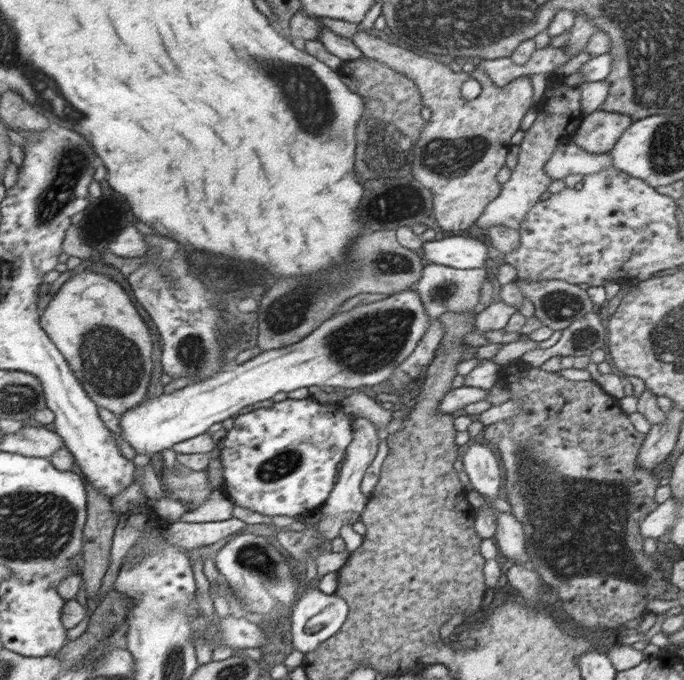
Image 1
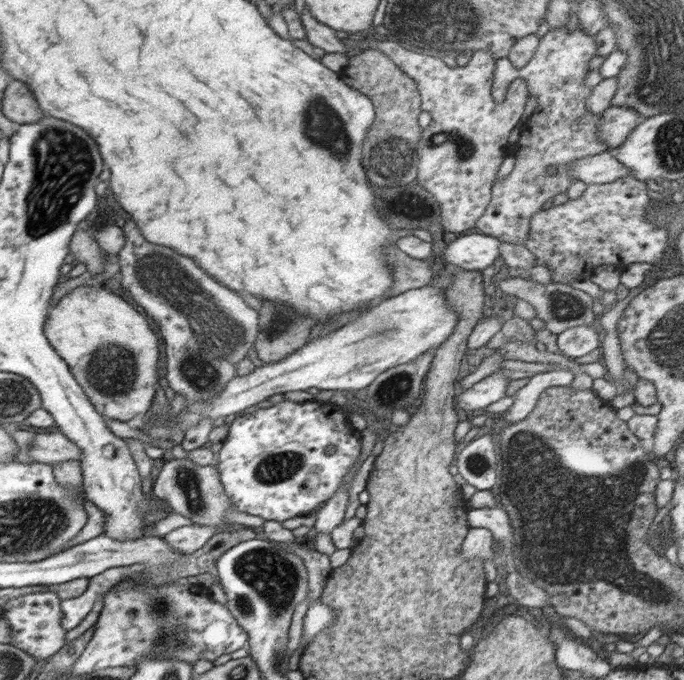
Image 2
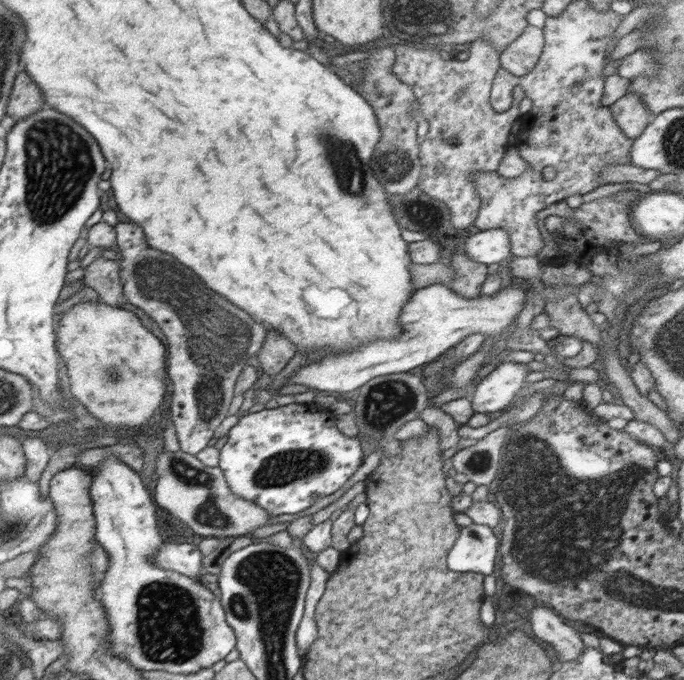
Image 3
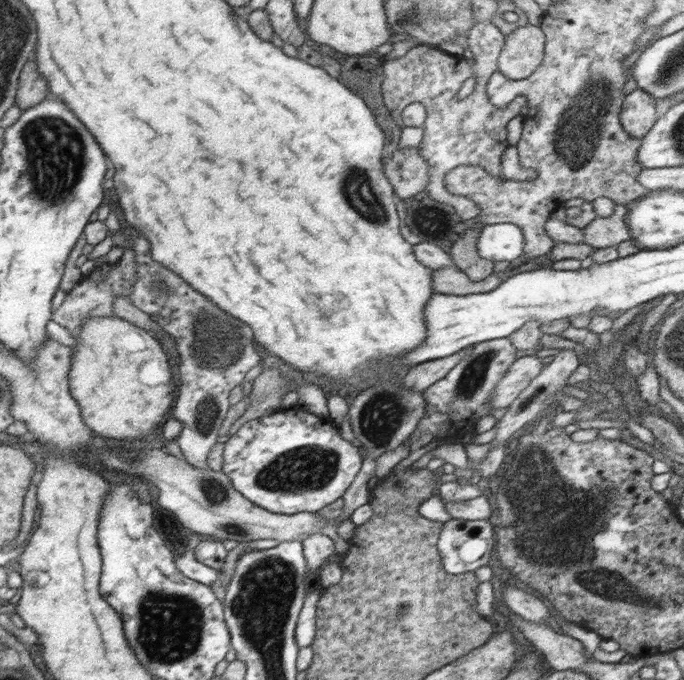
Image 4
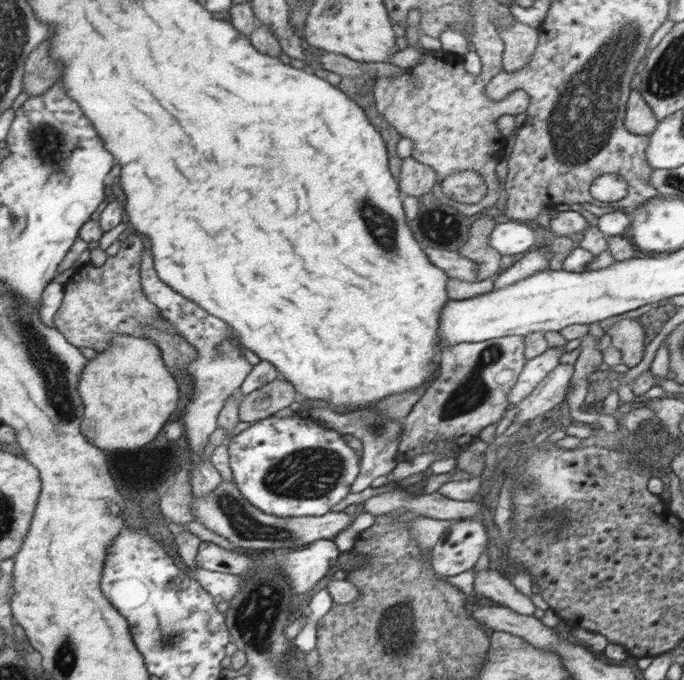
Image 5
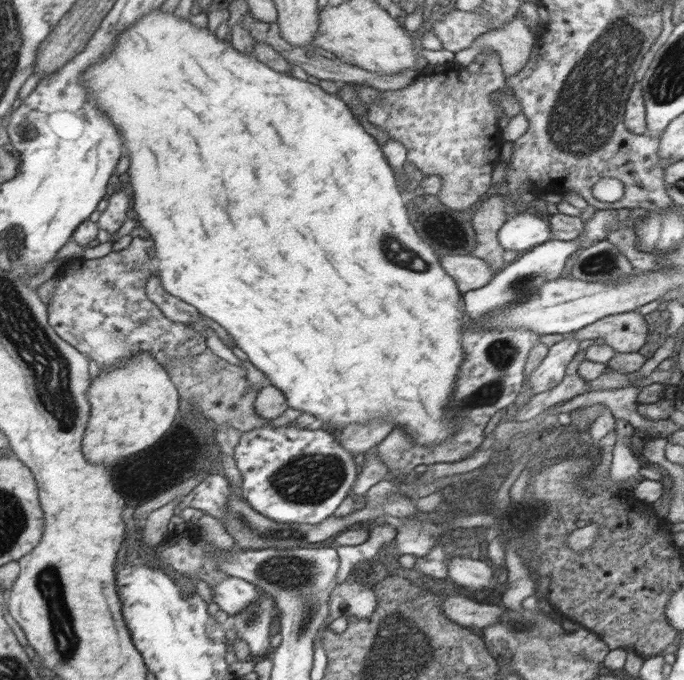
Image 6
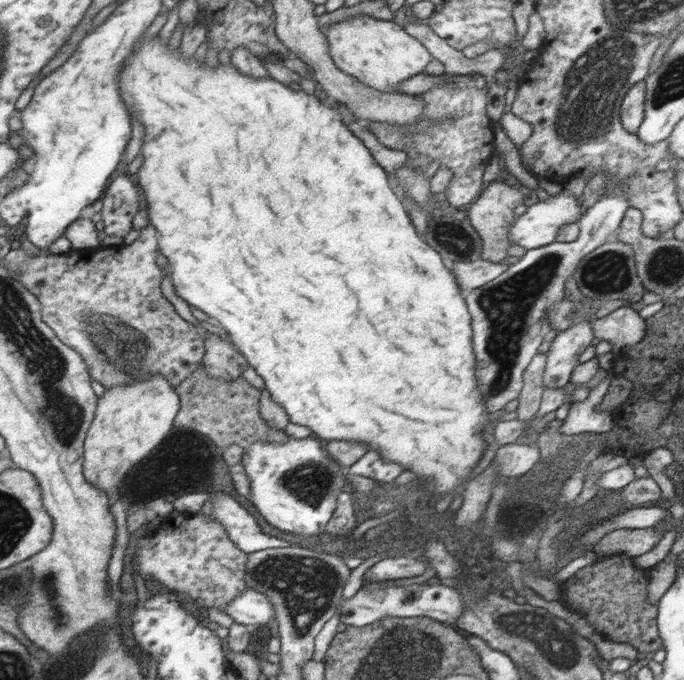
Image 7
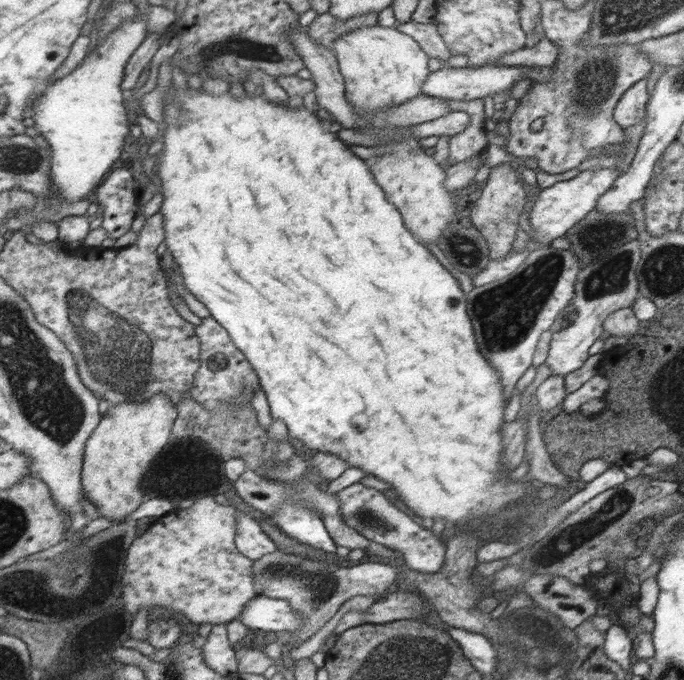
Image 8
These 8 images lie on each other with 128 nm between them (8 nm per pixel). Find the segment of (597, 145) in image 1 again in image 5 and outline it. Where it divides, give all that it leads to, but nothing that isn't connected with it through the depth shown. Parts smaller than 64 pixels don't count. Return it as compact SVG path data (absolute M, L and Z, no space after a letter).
M637 89L629 94L623 124L630 133L635 135L650 135L656 129L658 124L656 113Z

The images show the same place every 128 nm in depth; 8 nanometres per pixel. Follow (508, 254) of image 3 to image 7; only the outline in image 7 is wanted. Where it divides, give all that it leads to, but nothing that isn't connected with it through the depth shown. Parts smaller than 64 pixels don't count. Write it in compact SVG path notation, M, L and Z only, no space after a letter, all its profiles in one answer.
M562 188L558 194L536 202L516 217L509 239L512 245L518 244L527 250L547 246L556 240L565 224L579 222L582 215L582 197Z

